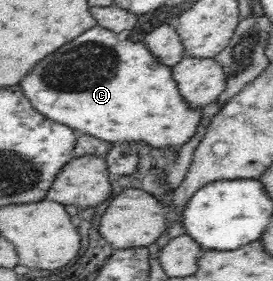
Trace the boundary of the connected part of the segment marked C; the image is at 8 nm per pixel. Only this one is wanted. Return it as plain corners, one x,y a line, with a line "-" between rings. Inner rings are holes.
102,27
82,33
60,51
54,51
48,59
42,59
42,63
22,79
20,87
34,109
48,119
114,144
139,142
162,149
172,149
175,145
181,147
194,137
203,119
203,107
192,107
183,99
170,65
160,63
143,41
122,39
115,31

